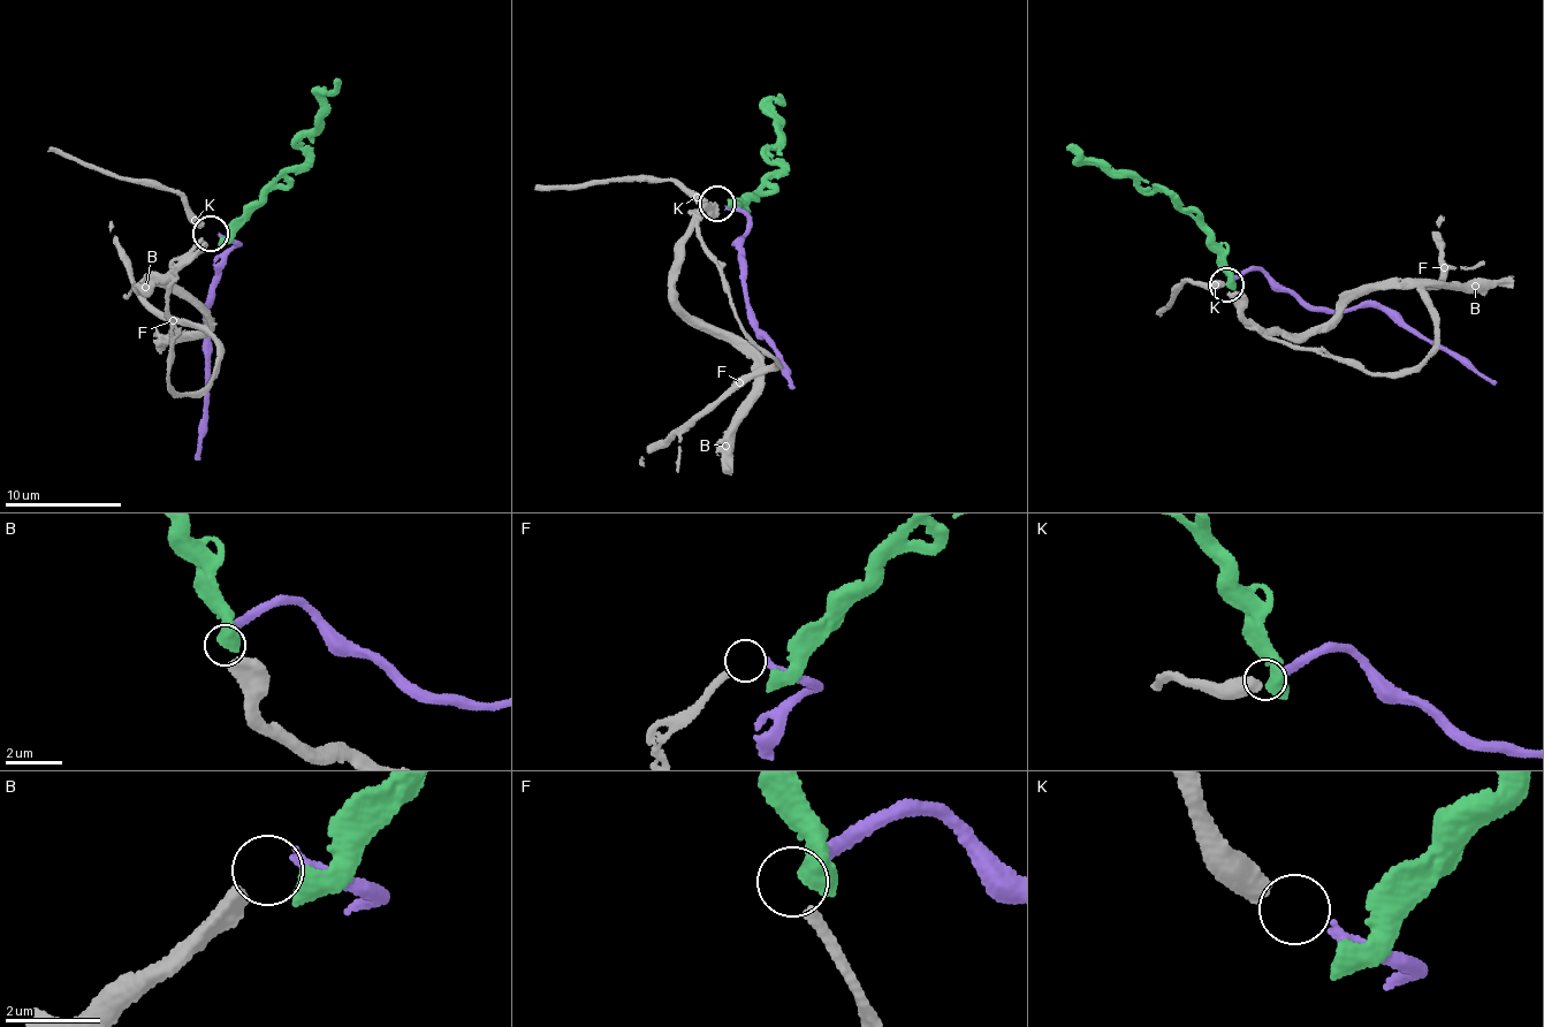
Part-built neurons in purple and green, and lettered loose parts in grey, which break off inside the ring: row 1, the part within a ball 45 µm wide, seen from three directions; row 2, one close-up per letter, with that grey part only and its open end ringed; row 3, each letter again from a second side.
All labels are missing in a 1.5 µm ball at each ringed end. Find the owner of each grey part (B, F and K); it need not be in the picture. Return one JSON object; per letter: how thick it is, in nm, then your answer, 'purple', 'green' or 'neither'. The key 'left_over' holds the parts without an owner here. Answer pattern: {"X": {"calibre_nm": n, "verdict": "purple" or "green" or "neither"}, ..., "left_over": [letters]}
{"B": {"calibre_nm": 480, "verdict": "green"}, "F": {"calibre_nm": 260, "verdict": "neither"}, "K": {"calibre_nm": 550, "verdict": "purple"}, "left_over": ["F"]}

